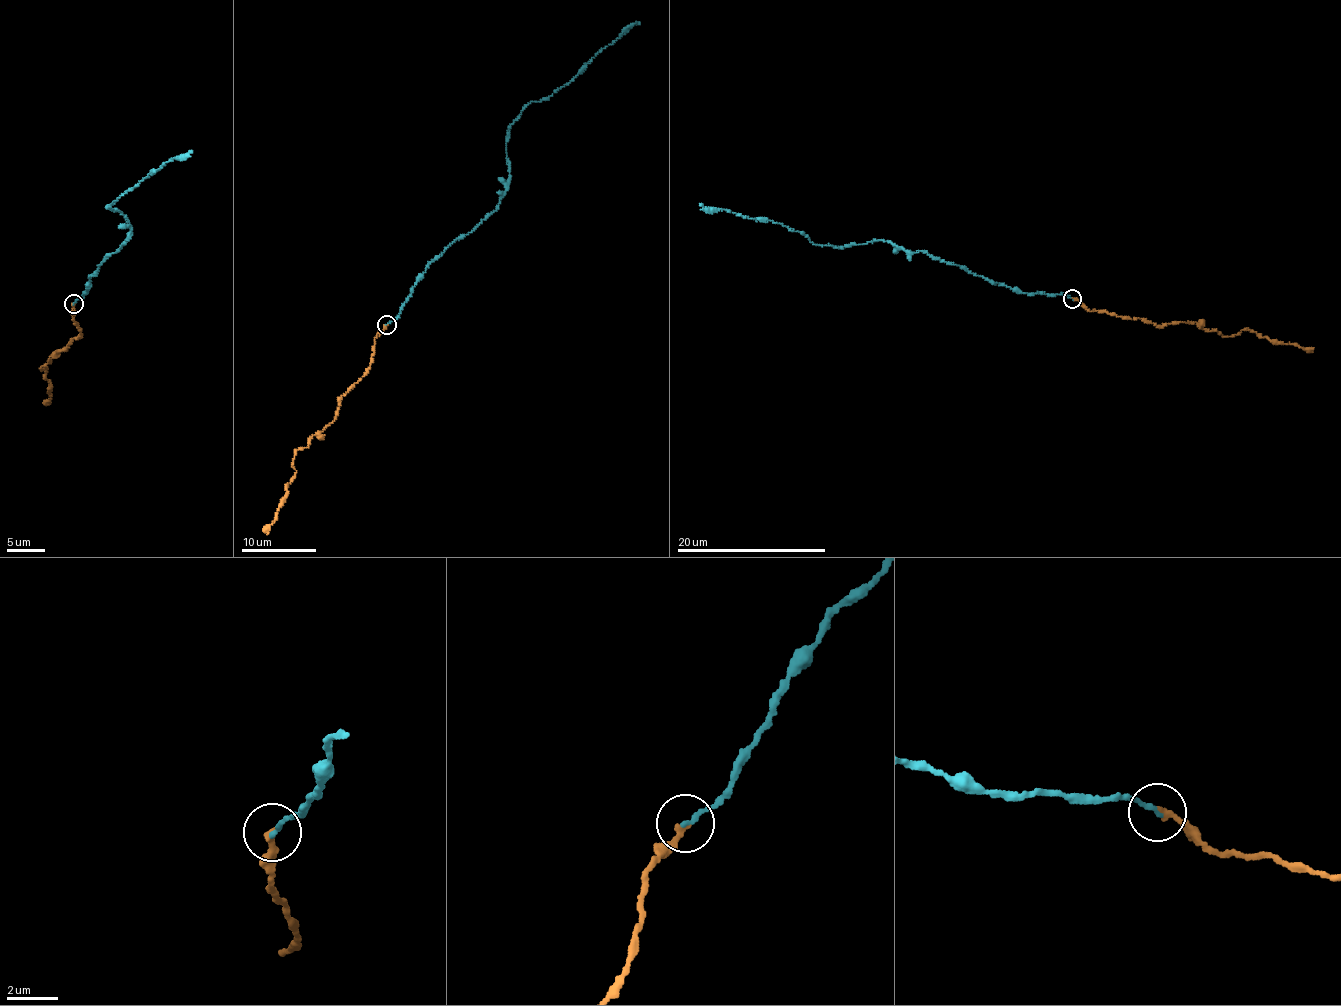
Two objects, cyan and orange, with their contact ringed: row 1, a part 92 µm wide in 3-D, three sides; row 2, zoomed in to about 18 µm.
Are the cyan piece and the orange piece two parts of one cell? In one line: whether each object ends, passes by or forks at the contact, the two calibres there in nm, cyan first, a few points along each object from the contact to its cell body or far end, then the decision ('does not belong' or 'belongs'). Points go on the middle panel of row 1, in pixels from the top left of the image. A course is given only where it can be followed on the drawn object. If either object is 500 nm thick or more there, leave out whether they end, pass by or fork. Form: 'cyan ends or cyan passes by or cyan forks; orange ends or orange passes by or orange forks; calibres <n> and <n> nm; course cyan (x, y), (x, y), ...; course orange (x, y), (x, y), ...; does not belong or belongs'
cyan ends; orange ends; calibres 200 and 280 nm; course cyan (386, 325), (416, 277), (497, 209), (509, 174), (507, 130), (528, 105), (568, 85), (640, 22); course orange (386, 325), (374, 339), (370, 369), (342, 397), (337, 414), (296, 451), (294, 478), (267, 534); belongs

